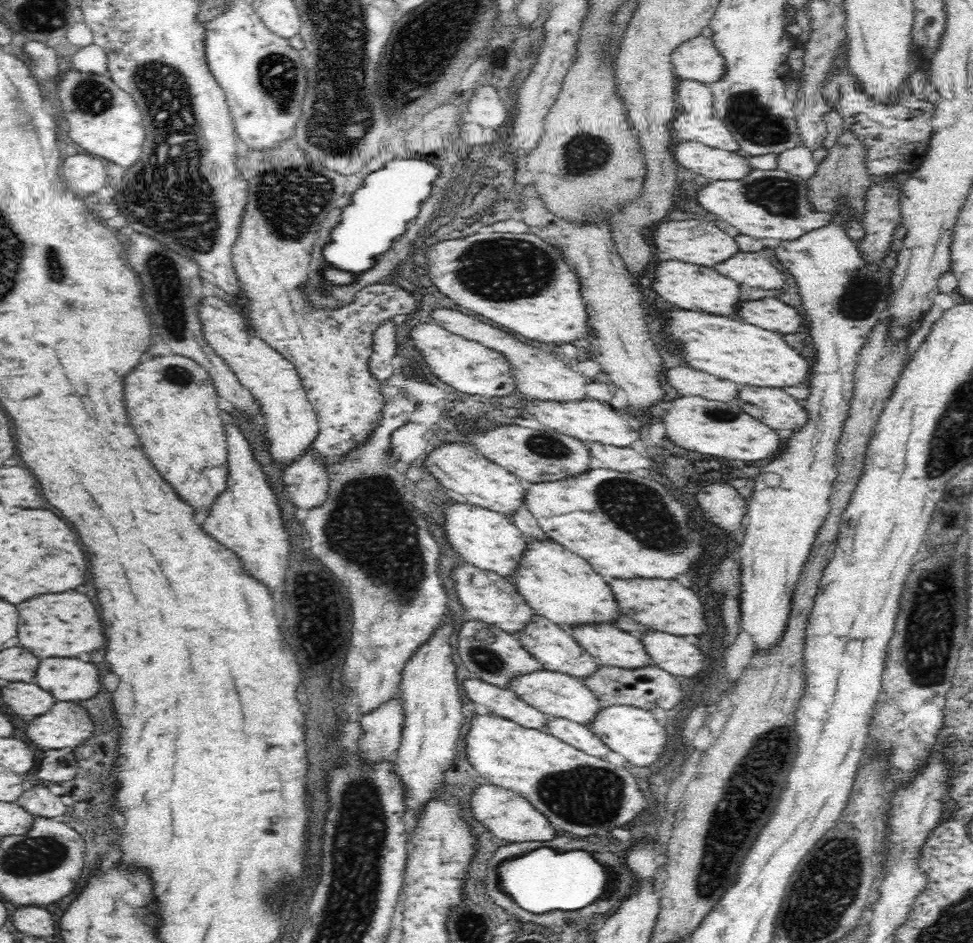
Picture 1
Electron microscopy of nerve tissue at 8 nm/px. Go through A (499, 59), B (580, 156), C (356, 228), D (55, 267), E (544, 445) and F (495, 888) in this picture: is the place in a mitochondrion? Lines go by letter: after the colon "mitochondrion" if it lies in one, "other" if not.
A: other
B: mitochondrion
C: other
D: mitochondrion
E: mitochondrion
F: other

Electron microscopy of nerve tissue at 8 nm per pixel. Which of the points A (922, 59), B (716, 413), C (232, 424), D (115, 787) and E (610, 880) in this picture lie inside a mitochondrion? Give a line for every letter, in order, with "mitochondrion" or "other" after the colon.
A: other
B: mitochondrion
C: other
D: other
E: other

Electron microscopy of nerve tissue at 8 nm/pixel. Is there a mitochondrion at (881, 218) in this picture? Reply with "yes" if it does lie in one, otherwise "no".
no

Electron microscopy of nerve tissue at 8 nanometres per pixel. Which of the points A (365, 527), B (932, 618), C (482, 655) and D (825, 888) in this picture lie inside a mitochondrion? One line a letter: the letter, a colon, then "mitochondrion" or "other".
A: mitochondrion
B: mitochondrion
C: mitochondrion
D: mitochondrion

